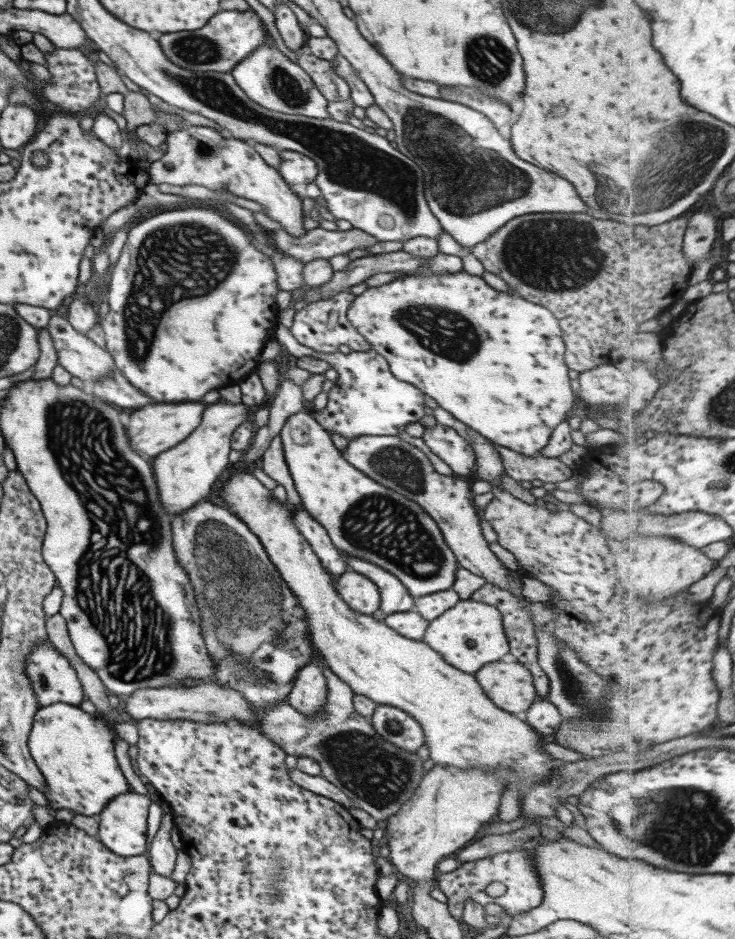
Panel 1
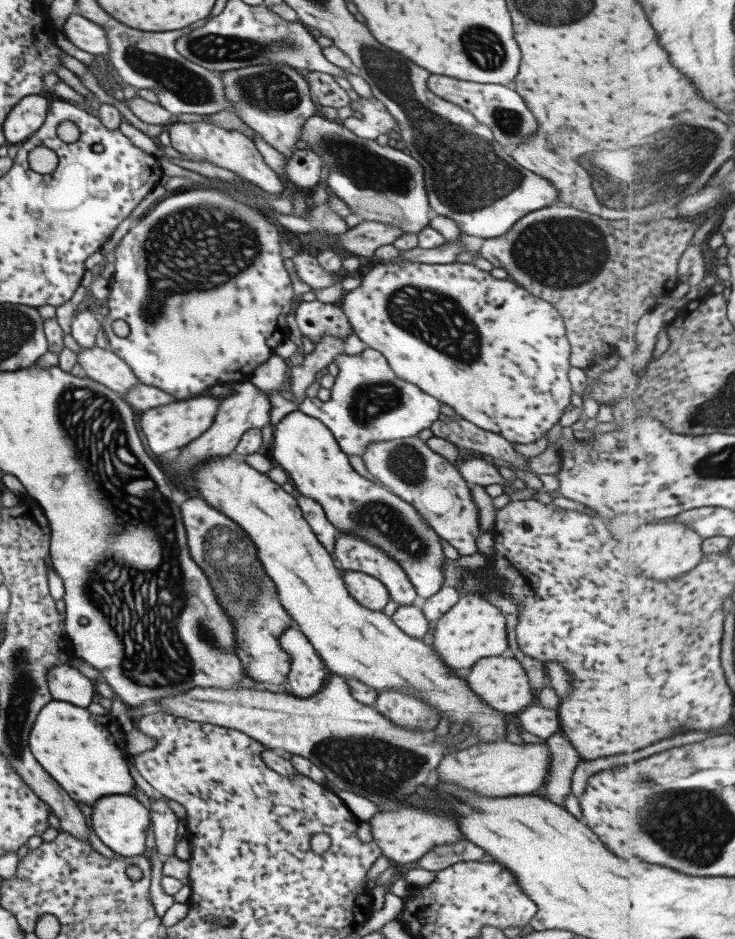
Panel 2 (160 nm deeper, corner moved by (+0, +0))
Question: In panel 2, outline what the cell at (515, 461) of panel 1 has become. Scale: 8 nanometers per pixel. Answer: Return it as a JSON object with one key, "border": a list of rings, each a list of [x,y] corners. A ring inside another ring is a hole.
{"border":[[[455,418],[451,421],[437,419],[432,422],[429,430],[433,433],[433,436],[444,438],[452,444],[456,444],[456,446],[487,454],[493,459],[505,460],[513,468],[527,471],[525,468],[527,458],[523,458],[518,454],[512,444],[506,441],[499,433],[483,430],[472,422],[467,422],[461,418]]]}

